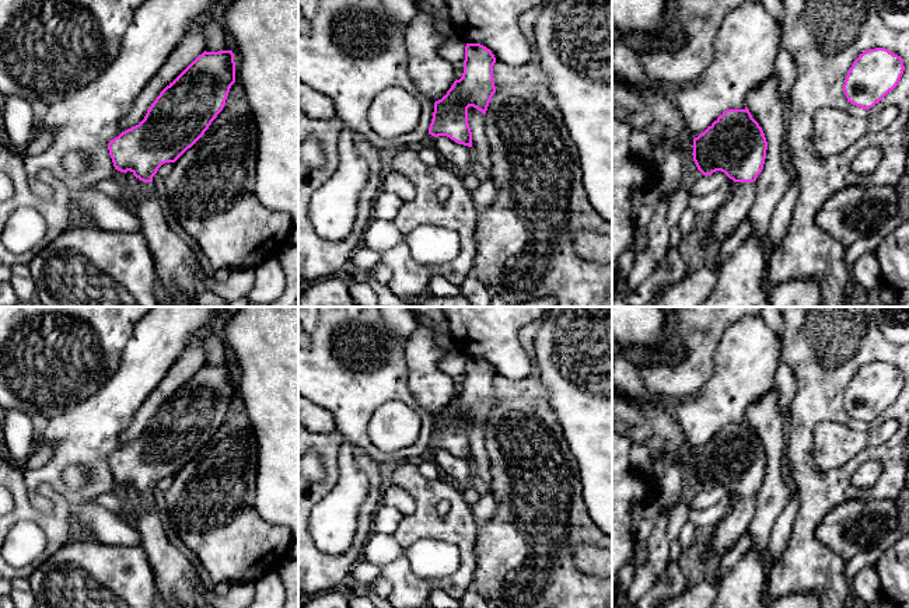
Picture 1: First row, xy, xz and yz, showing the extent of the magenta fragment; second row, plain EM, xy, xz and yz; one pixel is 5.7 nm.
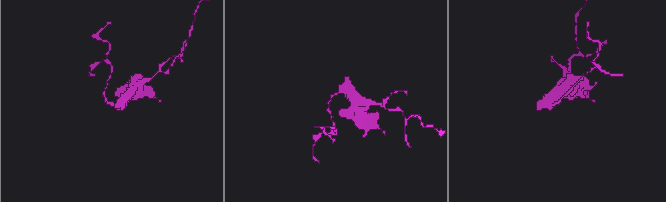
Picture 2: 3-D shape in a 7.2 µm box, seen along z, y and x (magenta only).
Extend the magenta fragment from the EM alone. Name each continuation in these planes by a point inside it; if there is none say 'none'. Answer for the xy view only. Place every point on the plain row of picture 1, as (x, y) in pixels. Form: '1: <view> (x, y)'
1: xy (146, 503)

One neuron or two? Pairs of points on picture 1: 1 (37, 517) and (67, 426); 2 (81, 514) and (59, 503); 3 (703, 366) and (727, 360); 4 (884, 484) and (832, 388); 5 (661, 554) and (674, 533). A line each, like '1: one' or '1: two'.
1: two
2: two
3: two
4: one
5: two

